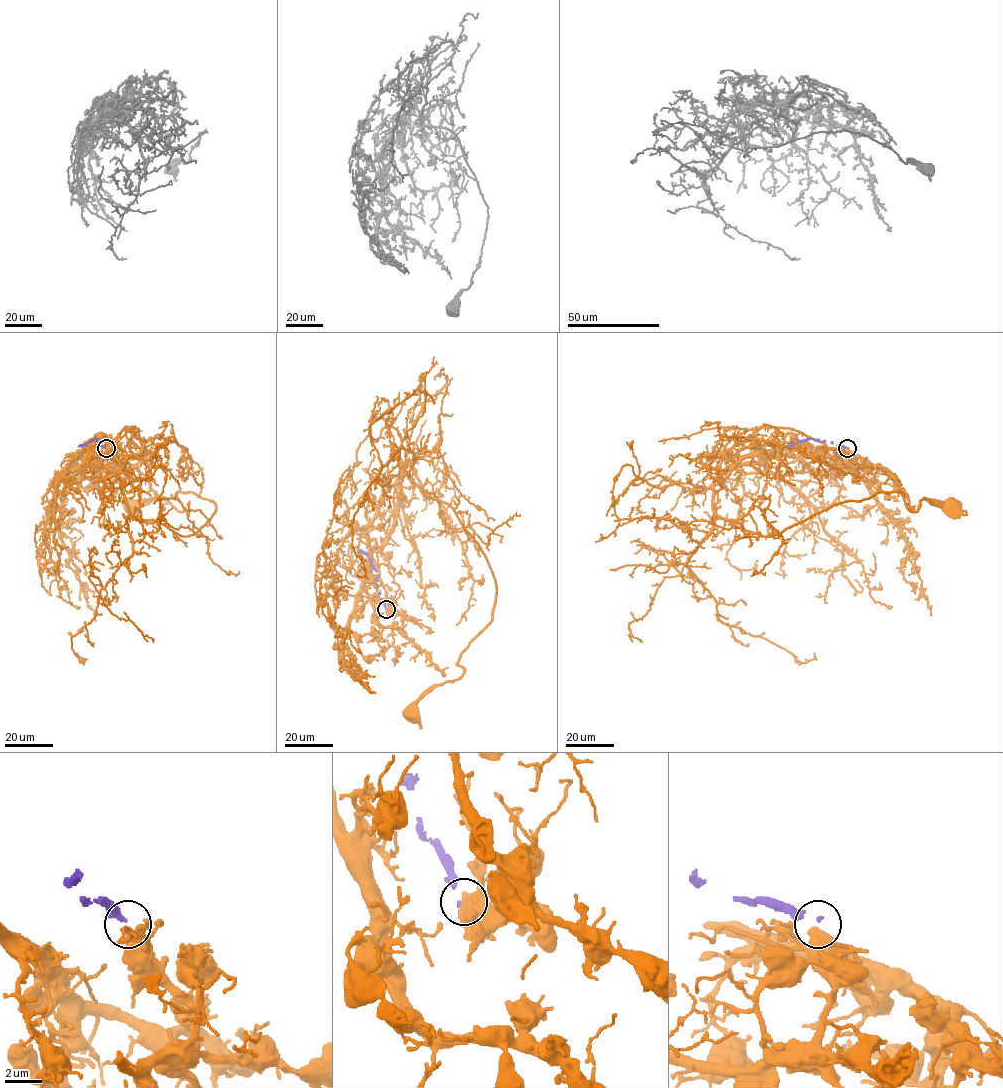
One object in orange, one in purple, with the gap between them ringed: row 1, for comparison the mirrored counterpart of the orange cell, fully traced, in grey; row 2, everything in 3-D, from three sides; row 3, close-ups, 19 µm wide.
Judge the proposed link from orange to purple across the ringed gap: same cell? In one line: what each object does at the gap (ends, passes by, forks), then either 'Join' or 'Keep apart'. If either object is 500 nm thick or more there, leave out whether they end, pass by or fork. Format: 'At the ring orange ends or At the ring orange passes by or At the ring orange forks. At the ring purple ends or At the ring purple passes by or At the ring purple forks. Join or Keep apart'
Keep apart

